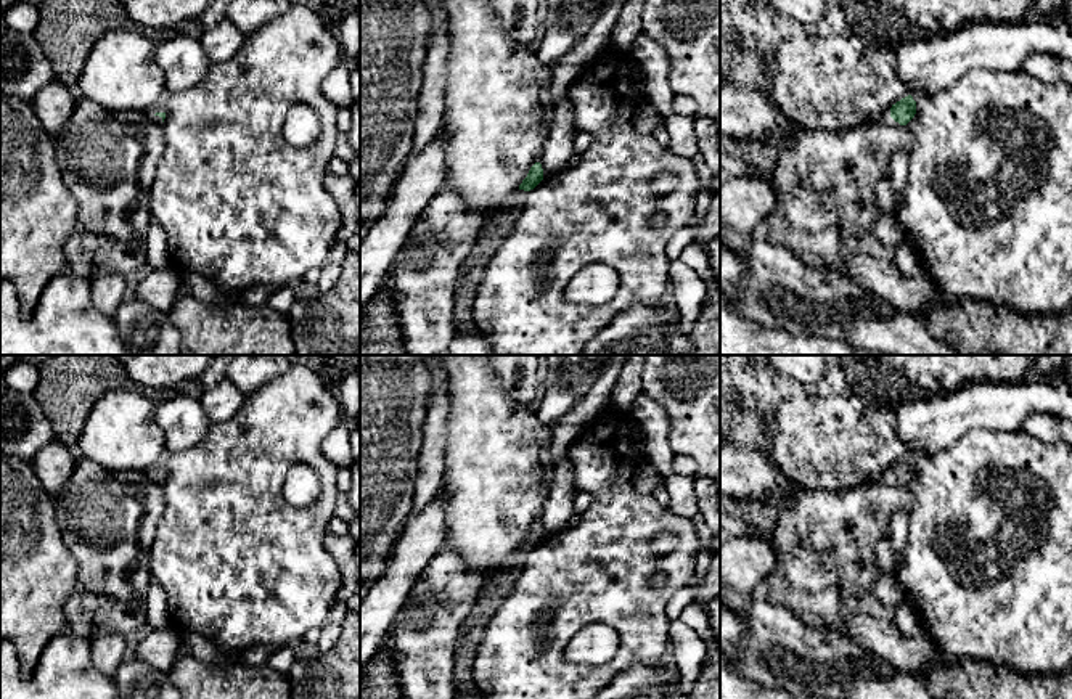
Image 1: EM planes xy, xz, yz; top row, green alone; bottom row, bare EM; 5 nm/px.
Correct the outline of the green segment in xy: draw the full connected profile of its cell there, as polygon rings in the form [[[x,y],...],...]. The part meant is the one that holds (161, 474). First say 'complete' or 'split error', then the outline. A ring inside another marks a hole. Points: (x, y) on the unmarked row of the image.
split error; [[[166,450],[153,464],[149,464],[143,474],[146,474],[151,480],[162,484],[167,472],[167,458],[169,452]]]

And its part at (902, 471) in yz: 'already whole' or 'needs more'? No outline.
needs more

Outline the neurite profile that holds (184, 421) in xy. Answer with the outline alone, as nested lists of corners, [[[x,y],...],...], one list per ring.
[[[177,395],[156,403],[156,423],[164,432],[169,453],[196,447],[209,431],[211,418],[198,395]]]

